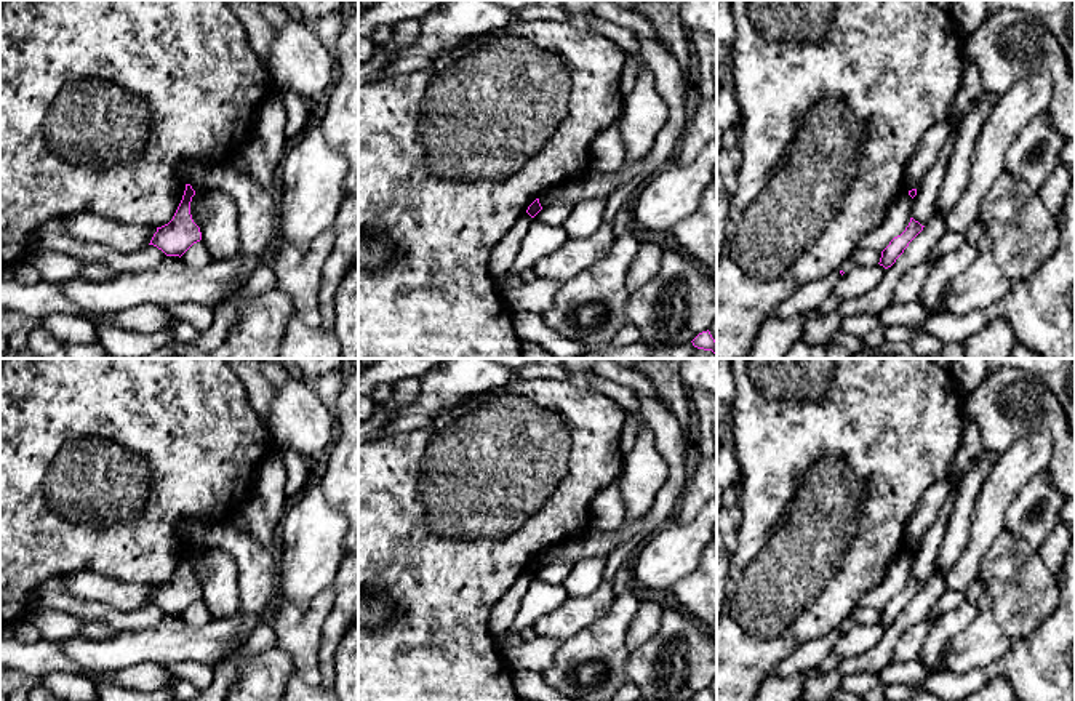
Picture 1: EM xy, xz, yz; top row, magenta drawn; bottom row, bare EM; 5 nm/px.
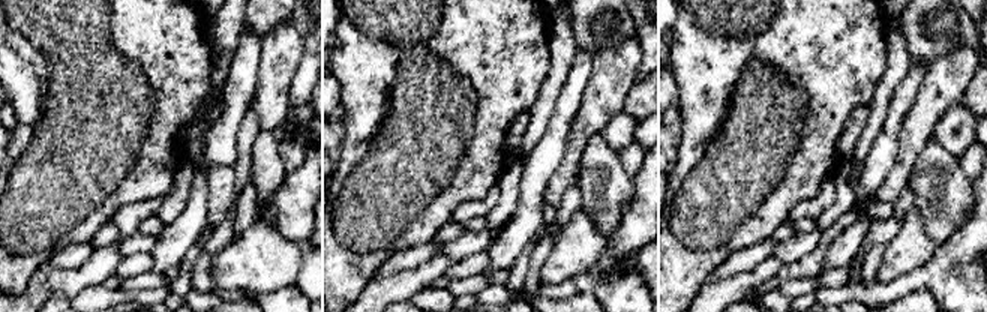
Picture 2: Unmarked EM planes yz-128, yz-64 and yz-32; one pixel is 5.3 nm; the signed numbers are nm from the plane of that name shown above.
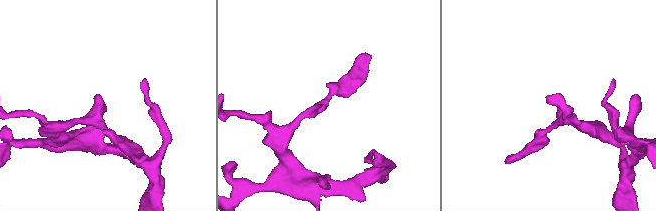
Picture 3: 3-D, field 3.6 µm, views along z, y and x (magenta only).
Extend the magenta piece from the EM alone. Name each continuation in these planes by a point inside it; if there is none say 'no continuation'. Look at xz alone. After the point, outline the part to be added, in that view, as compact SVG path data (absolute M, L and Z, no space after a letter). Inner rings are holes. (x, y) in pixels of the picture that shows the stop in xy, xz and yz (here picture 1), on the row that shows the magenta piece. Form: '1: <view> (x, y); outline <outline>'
no continuation

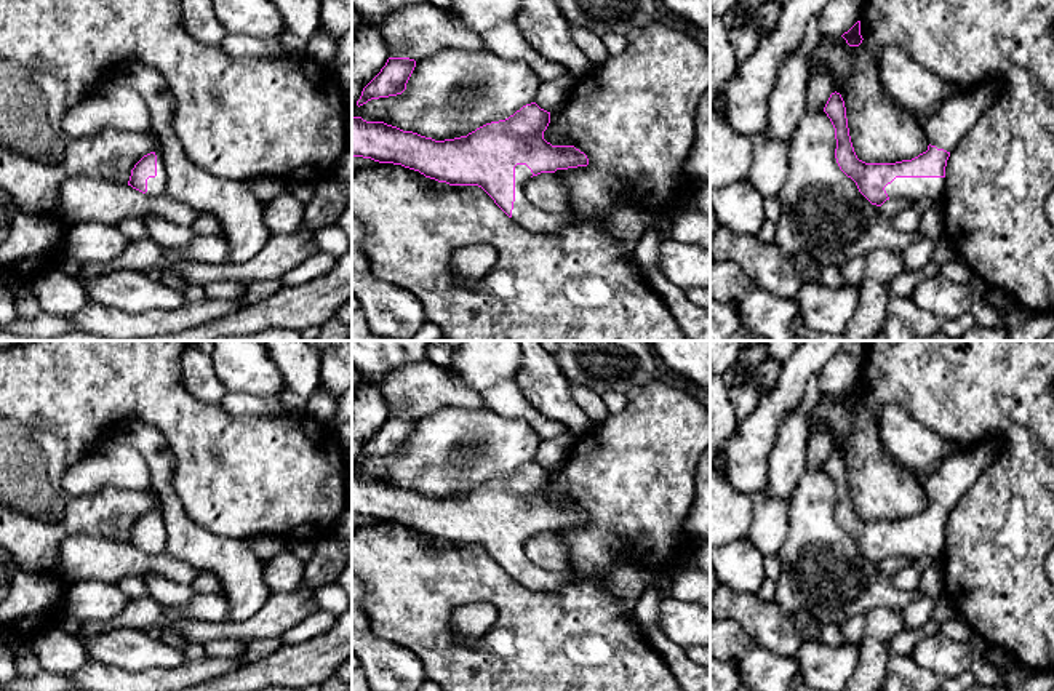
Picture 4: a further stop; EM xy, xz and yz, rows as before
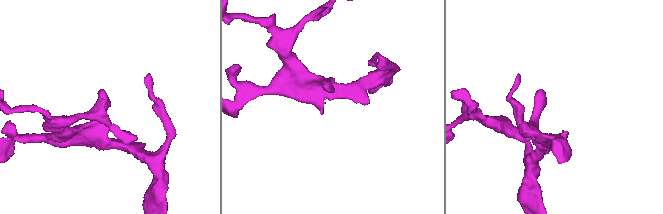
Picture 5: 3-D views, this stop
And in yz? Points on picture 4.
1: yz (912, 189); outline M896 178L884 187L889 198L918 200L929 197L940 202L945 192L945 178Z

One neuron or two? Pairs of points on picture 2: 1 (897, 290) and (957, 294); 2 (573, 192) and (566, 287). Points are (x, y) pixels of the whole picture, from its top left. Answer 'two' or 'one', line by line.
1: one
2: two

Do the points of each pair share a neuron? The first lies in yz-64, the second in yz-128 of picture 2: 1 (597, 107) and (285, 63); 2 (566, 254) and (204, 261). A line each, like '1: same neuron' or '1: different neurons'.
1: same neuron
2: different neurons

